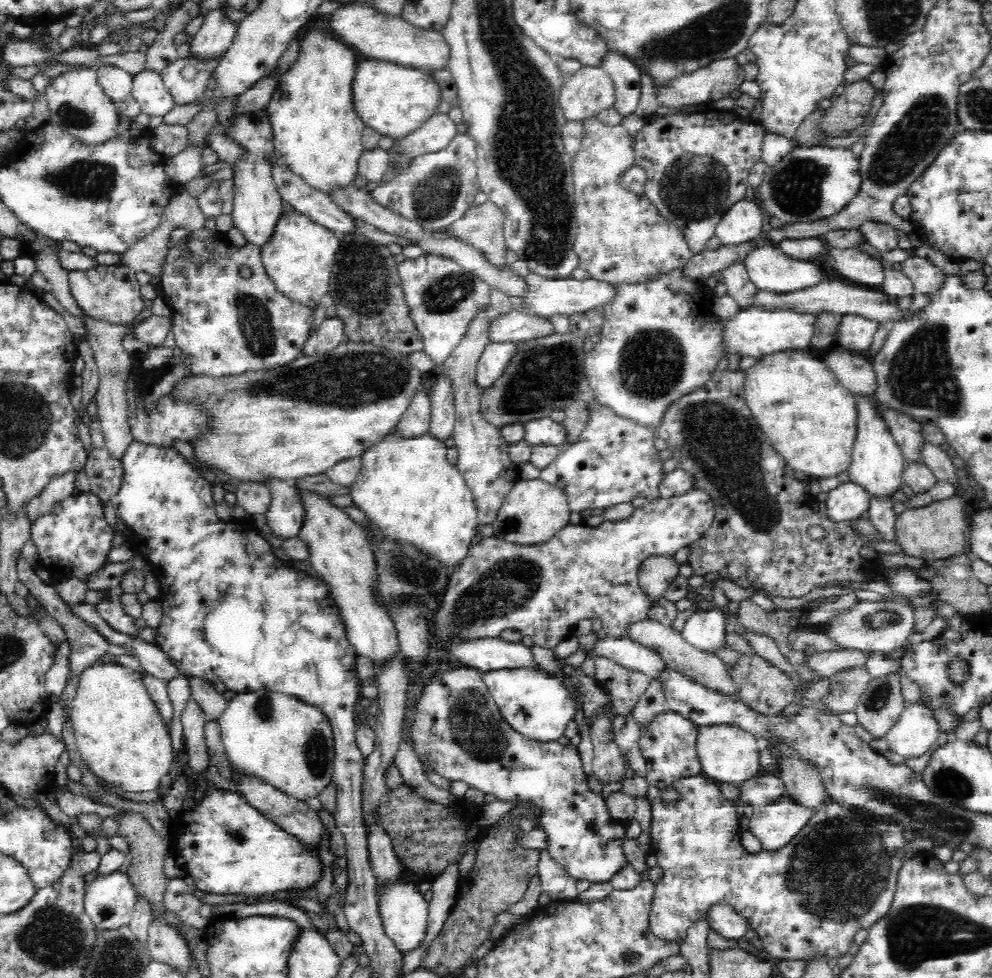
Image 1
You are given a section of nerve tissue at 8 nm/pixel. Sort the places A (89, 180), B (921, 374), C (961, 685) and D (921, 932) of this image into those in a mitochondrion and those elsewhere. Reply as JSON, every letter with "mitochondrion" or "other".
{"A":"mitochondrion","B":"mitochondrion","C":"other","D":"mitochondrion"}

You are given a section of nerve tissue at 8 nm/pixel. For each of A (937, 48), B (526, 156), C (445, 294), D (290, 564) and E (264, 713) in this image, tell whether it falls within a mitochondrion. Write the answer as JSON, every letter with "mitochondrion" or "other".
{"A":"other","B":"mitochondrion","C":"mitochondrion","D":"other","E":"mitochondrion"}

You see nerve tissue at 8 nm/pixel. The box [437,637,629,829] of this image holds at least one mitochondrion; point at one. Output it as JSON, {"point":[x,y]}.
{"point":[475,728]}

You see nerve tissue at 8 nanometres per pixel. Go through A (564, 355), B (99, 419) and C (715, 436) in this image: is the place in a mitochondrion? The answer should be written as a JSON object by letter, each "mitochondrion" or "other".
{"A":"mitochondrion","B":"other","C":"mitochondrion"}

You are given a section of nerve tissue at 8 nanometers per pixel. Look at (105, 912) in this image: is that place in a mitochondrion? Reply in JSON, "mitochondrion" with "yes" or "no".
{"mitochondrion":"yes"}

